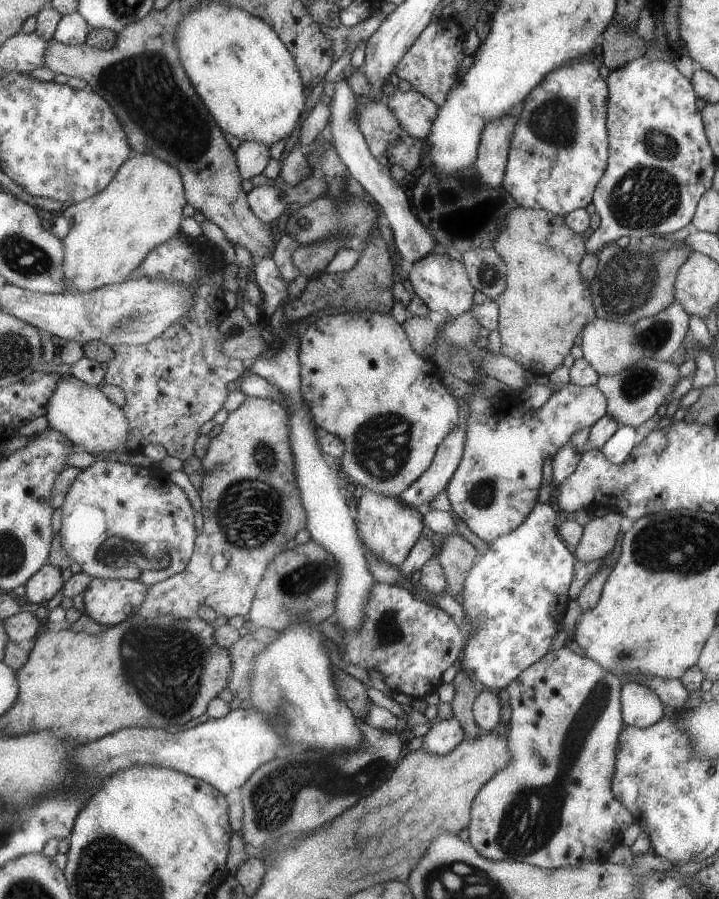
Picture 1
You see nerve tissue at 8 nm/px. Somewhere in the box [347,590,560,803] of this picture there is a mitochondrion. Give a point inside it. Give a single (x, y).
(388, 631)

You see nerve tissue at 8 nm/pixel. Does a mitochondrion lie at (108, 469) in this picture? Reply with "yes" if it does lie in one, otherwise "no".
no

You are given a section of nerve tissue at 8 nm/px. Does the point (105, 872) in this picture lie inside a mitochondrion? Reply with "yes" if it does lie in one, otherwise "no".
yes

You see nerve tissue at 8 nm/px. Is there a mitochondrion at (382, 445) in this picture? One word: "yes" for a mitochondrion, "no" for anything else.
yes

